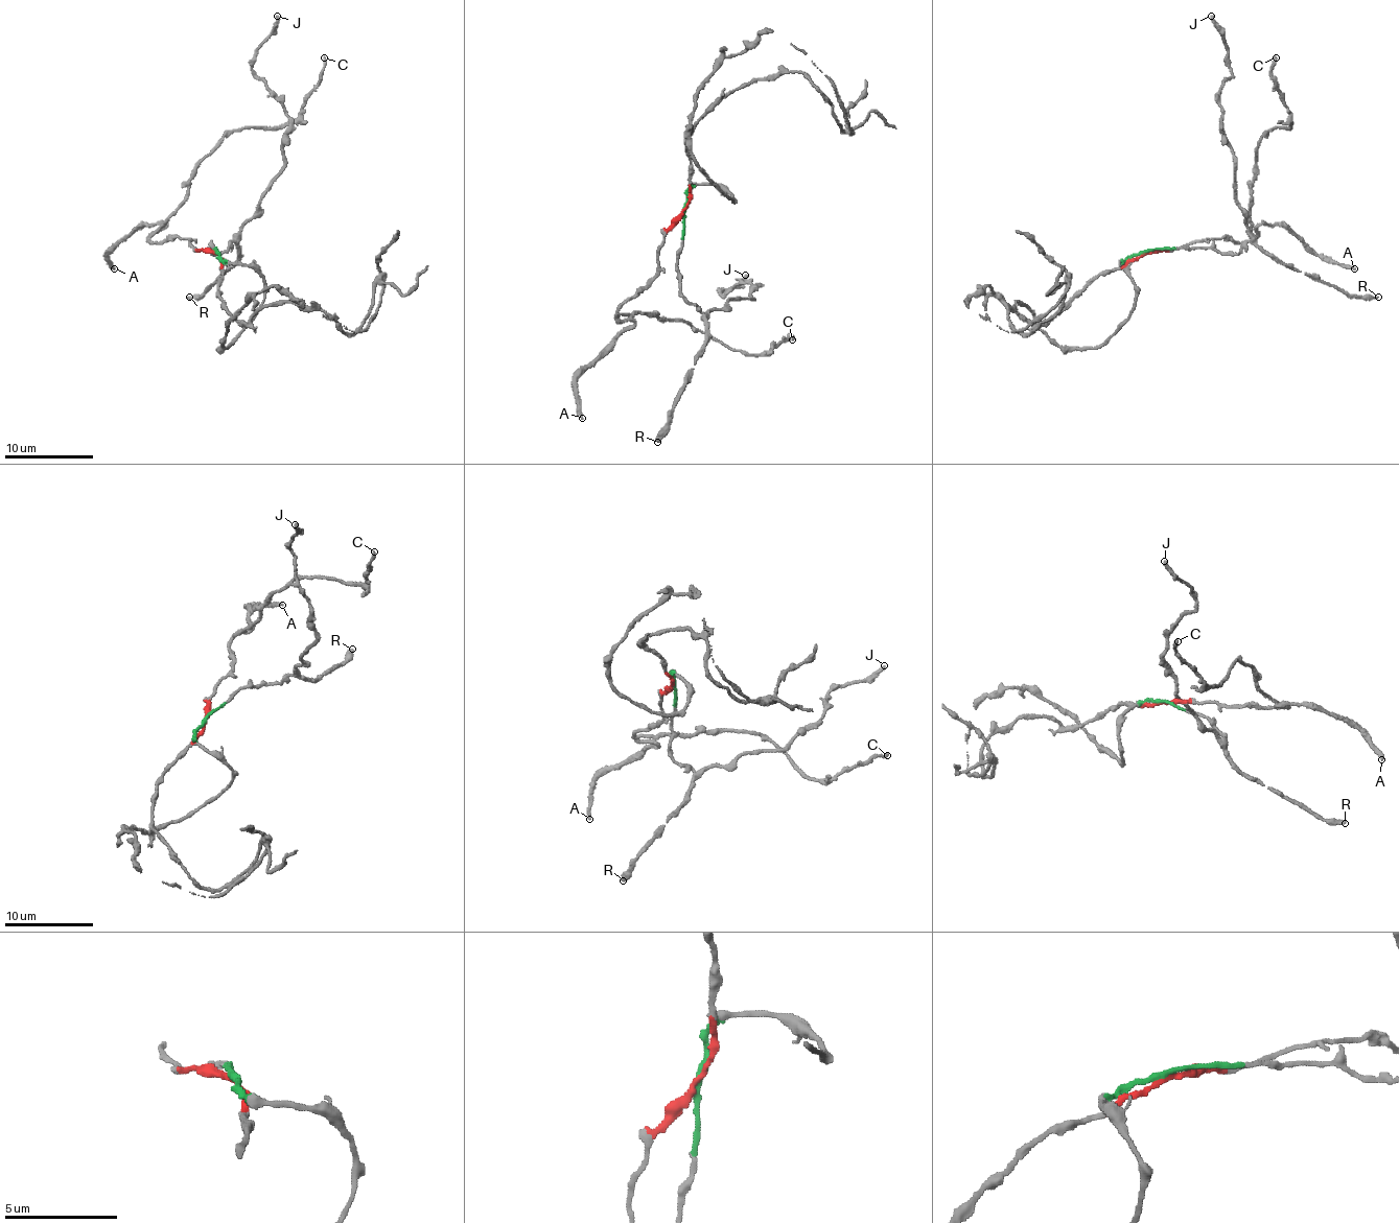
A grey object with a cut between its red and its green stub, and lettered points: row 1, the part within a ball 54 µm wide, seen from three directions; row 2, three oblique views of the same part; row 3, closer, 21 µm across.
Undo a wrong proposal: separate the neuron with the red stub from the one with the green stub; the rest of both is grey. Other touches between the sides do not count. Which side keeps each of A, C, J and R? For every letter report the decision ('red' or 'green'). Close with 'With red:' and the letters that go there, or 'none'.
A: red
C: red
J: green
R: green
With red: A, C

